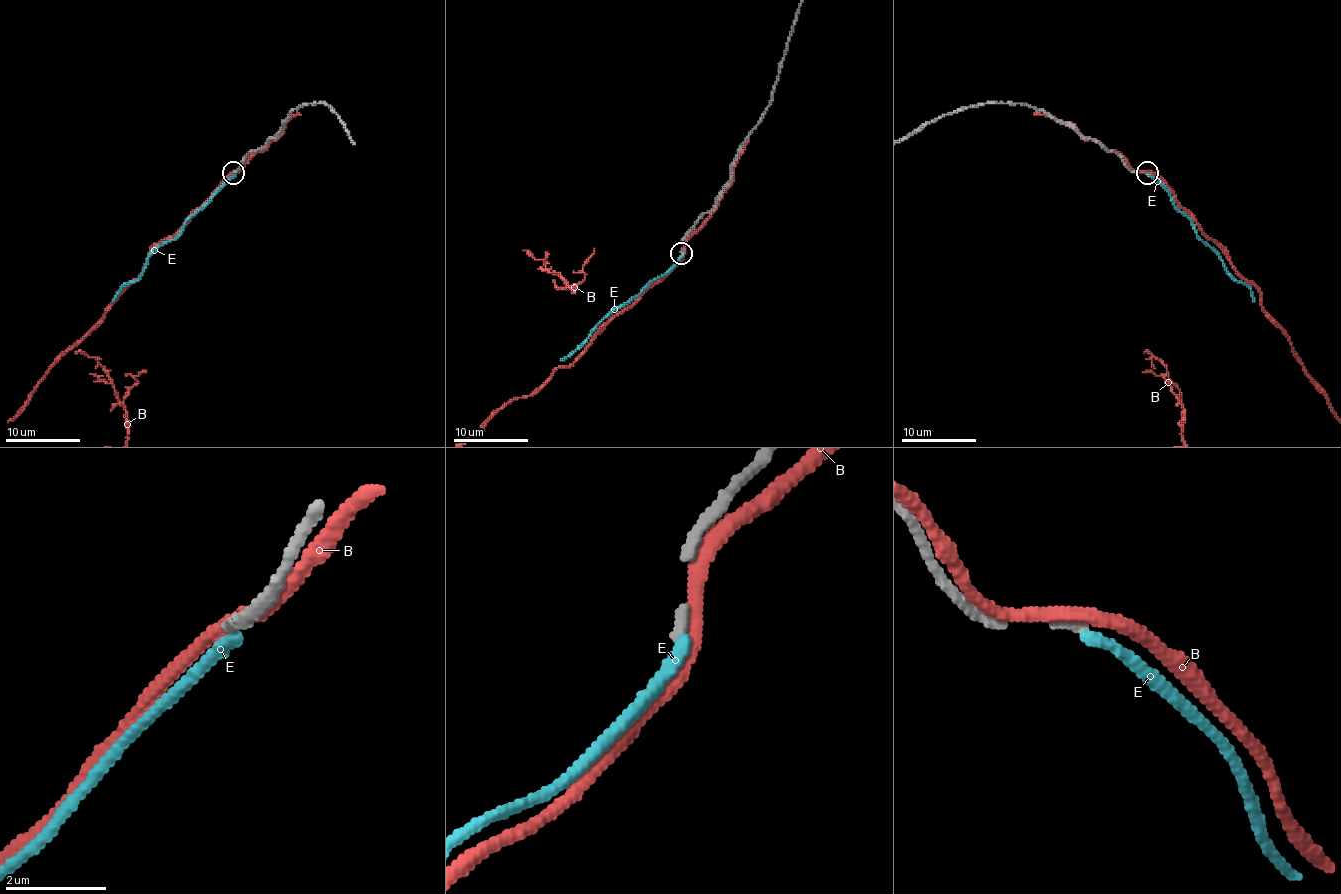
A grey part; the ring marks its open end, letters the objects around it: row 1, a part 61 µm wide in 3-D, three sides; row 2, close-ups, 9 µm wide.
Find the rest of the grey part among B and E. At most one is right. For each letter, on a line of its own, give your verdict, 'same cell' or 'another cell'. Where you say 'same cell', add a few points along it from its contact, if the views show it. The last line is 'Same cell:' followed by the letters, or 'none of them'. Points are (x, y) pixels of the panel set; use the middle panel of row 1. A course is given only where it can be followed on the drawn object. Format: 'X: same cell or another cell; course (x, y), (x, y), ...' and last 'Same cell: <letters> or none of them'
B: another cell
E: another cell
Same cell: none of them

